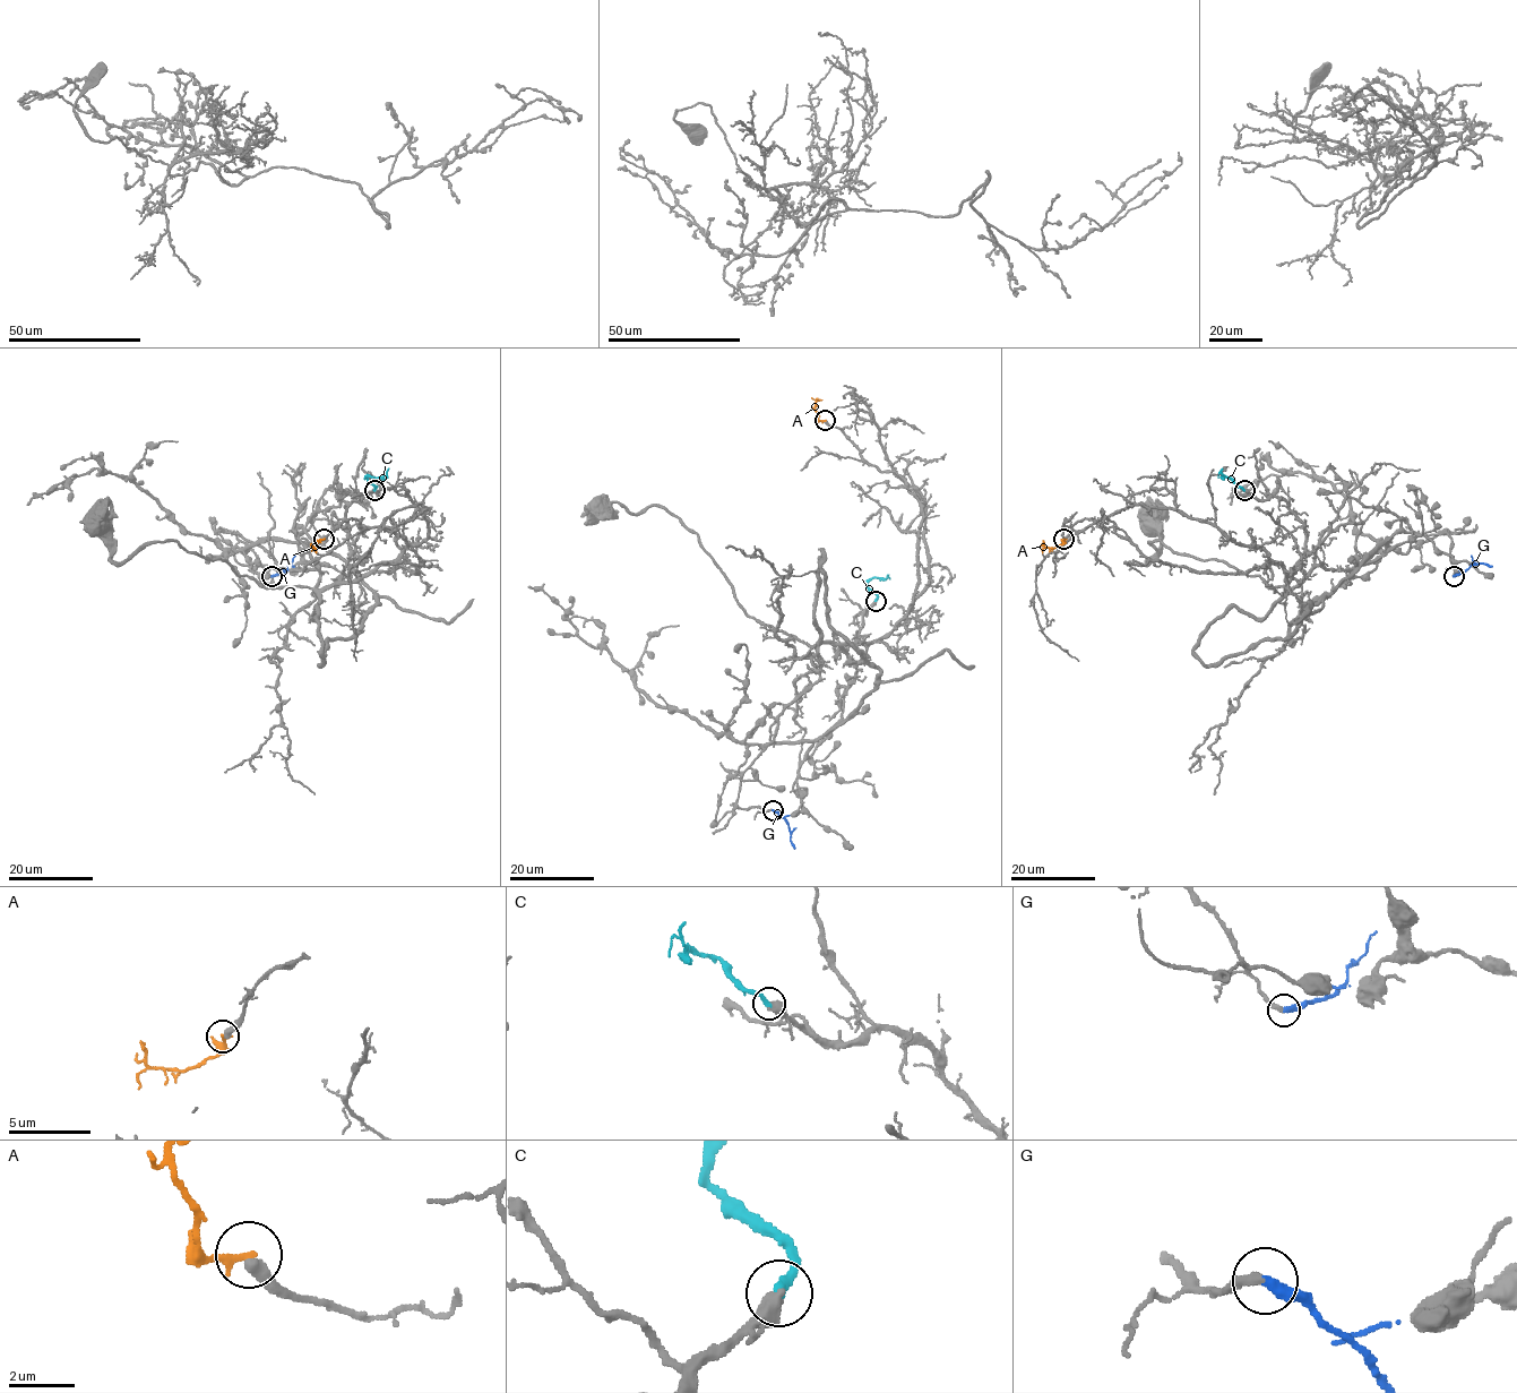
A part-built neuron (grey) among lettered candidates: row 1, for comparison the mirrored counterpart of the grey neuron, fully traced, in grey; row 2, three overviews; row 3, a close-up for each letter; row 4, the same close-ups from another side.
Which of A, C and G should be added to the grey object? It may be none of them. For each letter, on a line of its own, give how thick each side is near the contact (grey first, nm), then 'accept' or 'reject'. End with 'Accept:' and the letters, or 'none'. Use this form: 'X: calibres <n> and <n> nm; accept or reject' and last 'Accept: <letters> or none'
A: calibres 400 and 240 nm; reject
C: calibres 550 and 320 nm; accept
G: calibres 280 and 360 nm; accept
Accept: C, G

